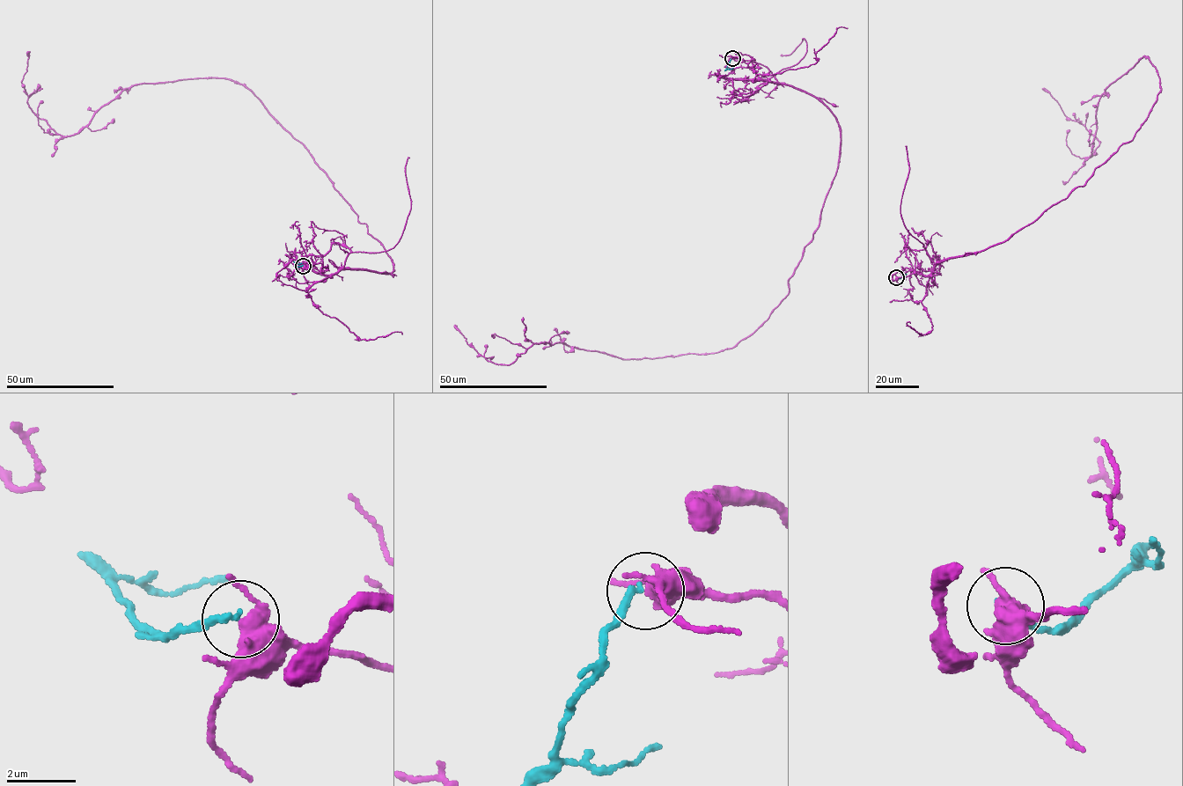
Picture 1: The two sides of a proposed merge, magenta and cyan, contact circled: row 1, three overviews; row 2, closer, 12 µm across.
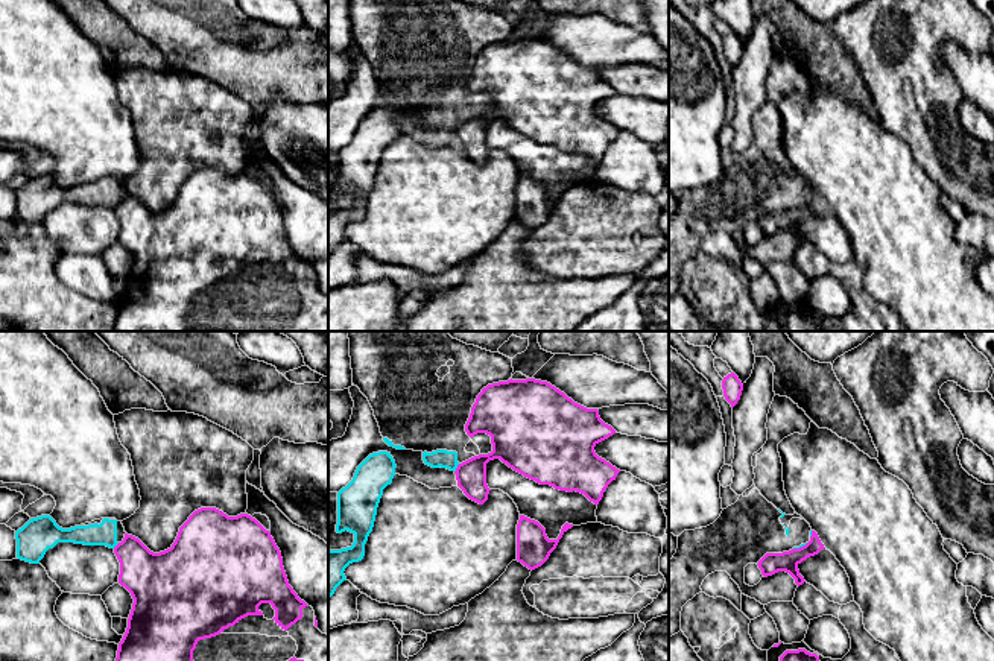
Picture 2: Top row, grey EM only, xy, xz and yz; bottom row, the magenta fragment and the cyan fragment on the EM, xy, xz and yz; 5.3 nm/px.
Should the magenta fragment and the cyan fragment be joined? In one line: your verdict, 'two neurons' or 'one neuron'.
two neurons

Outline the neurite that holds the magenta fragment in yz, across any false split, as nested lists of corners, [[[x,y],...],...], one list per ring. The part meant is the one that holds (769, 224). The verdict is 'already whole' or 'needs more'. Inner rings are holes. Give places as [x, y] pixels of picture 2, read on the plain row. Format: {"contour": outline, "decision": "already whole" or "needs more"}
{"contour": [[[812,190],[810,201],[806,205],[783,213],[766,213],[757,225],[764,237],[778,231],[789,232],[795,239],[795,243],[799,246],[806,240],[799,234],[798,225],[807,217],[818,214],[822,208],[825,207],[821,202],[818,193]]], "decision": "already whole"}

